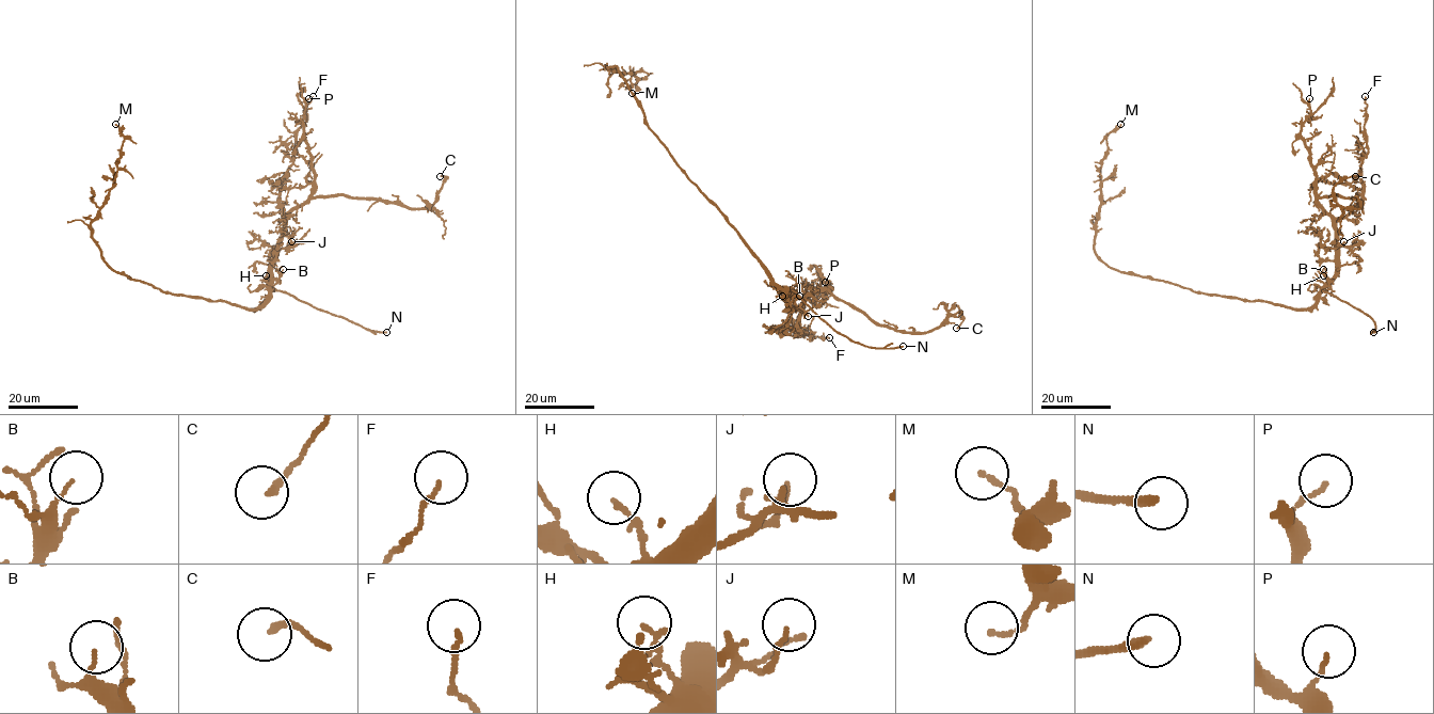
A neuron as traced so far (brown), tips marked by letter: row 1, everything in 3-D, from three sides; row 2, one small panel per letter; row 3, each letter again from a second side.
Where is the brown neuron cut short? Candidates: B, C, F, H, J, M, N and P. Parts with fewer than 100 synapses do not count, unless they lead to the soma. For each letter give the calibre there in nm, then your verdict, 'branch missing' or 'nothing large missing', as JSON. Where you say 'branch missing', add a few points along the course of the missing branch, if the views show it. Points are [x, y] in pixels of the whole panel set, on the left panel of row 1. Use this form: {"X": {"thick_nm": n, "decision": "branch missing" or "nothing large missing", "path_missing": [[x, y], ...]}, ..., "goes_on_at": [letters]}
{"B": {"thick_nm": 80, "decision": "nothing large missing"}, "C": {"thick_nm": 180, "decision": "nothing large missing"}, "F": {"thick_nm": 130, "decision": "nothing large missing"}, "H": {"thick_nm": 160, "decision": "nothing large missing"}, "J": {"thick_nm": 130, "decision": "nothing large missing"}, "M": {"thick_nm": 120, "decision": "nothing large missing"}, "N": {"thick_nm": 240, "decision": "branch missing", "path_missing": [[386, 332], [410, 339], [442, 332]]}, "P": {"thick_nm": 110, "decision": "nothing large missing"}, "goes_on_at": ["N"]}

